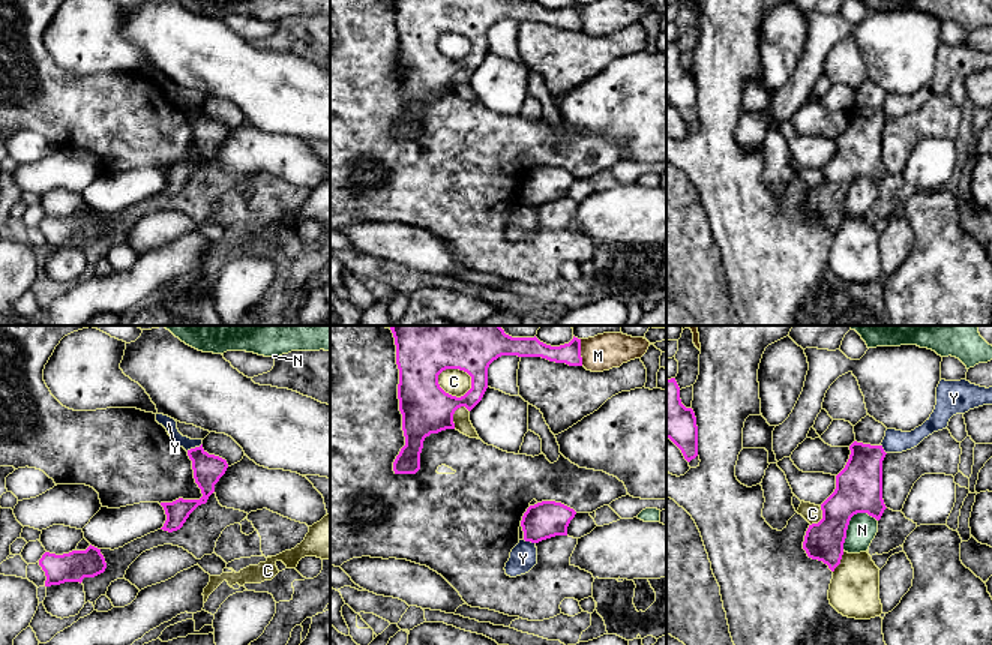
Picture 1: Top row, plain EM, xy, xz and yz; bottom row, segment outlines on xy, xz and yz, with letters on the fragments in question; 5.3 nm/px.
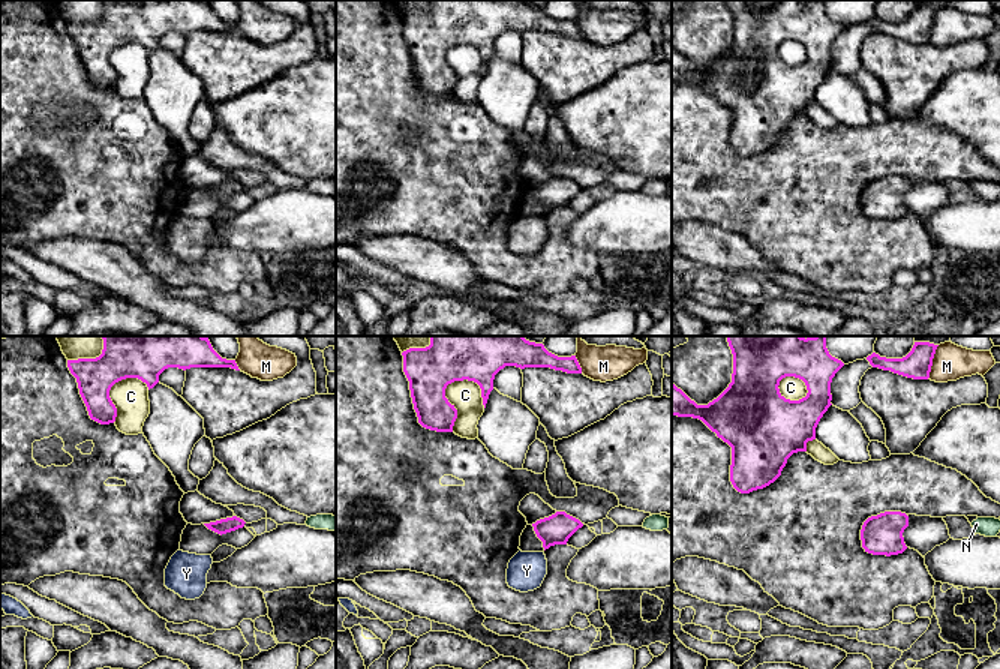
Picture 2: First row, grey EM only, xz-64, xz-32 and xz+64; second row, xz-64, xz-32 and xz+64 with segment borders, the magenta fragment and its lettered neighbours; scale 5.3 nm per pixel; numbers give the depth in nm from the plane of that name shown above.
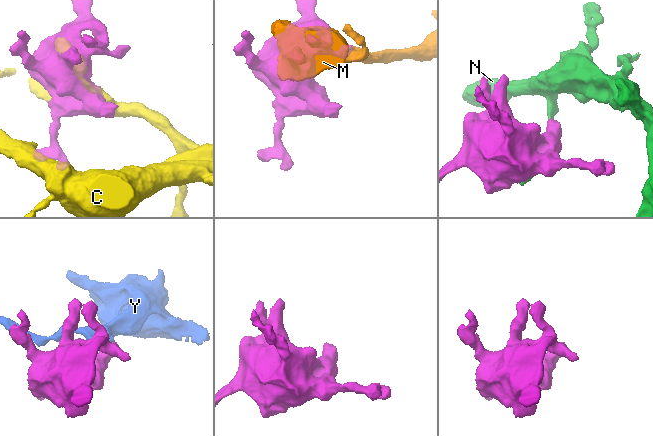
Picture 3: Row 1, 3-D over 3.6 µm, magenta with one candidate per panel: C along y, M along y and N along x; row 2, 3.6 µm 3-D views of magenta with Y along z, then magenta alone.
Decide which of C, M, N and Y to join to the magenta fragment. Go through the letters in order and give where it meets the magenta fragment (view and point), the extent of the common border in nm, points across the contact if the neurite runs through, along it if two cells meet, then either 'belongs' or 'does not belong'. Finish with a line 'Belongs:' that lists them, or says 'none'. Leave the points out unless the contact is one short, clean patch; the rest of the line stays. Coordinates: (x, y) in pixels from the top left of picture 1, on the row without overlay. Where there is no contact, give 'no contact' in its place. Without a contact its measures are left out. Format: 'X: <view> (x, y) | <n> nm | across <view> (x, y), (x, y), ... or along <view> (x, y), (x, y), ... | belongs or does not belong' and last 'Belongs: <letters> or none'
C: xz (459, 33) | 200 nm | does not belong
M: xz (580, 17) | 140 nm | does not belong
N: yz (850, 183) | 260 nm | does not belong
Y: xy (195, 111) | 100 nm | along xy (201, 107), (186, 114) | does not belong
Belongs: none

